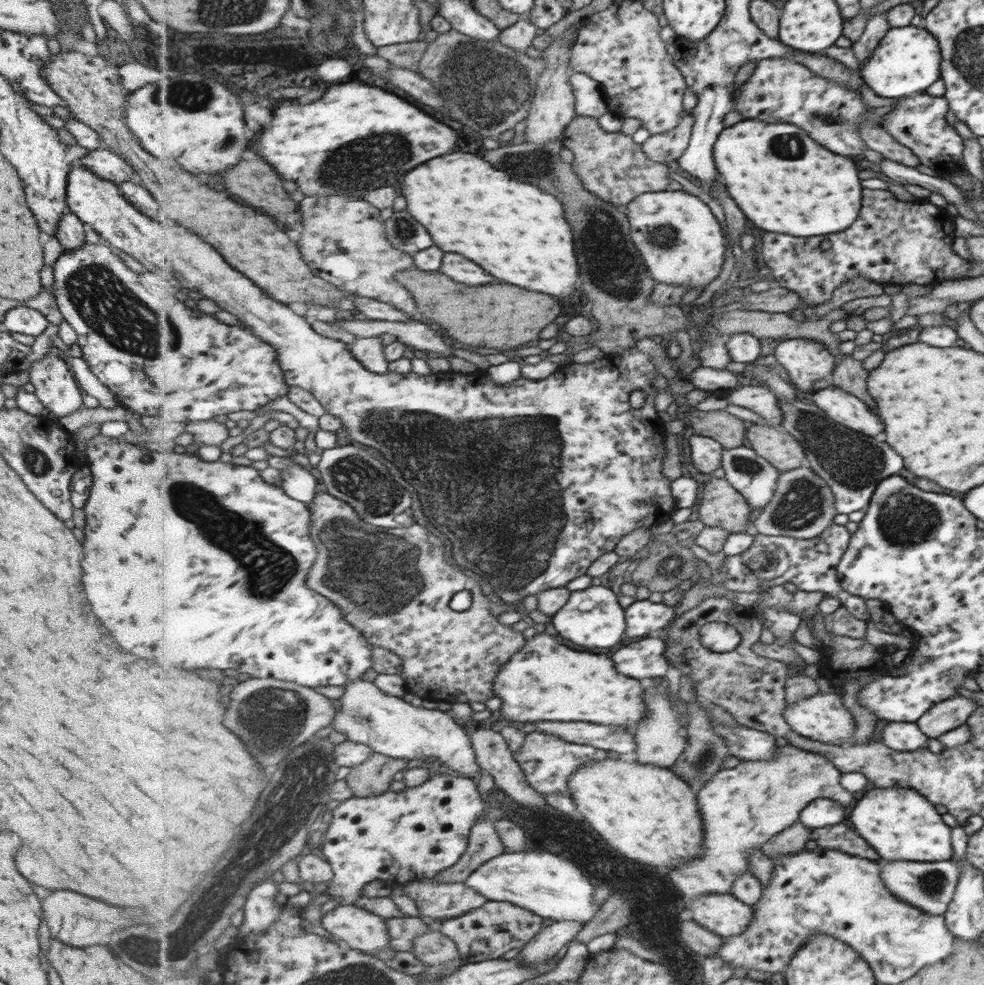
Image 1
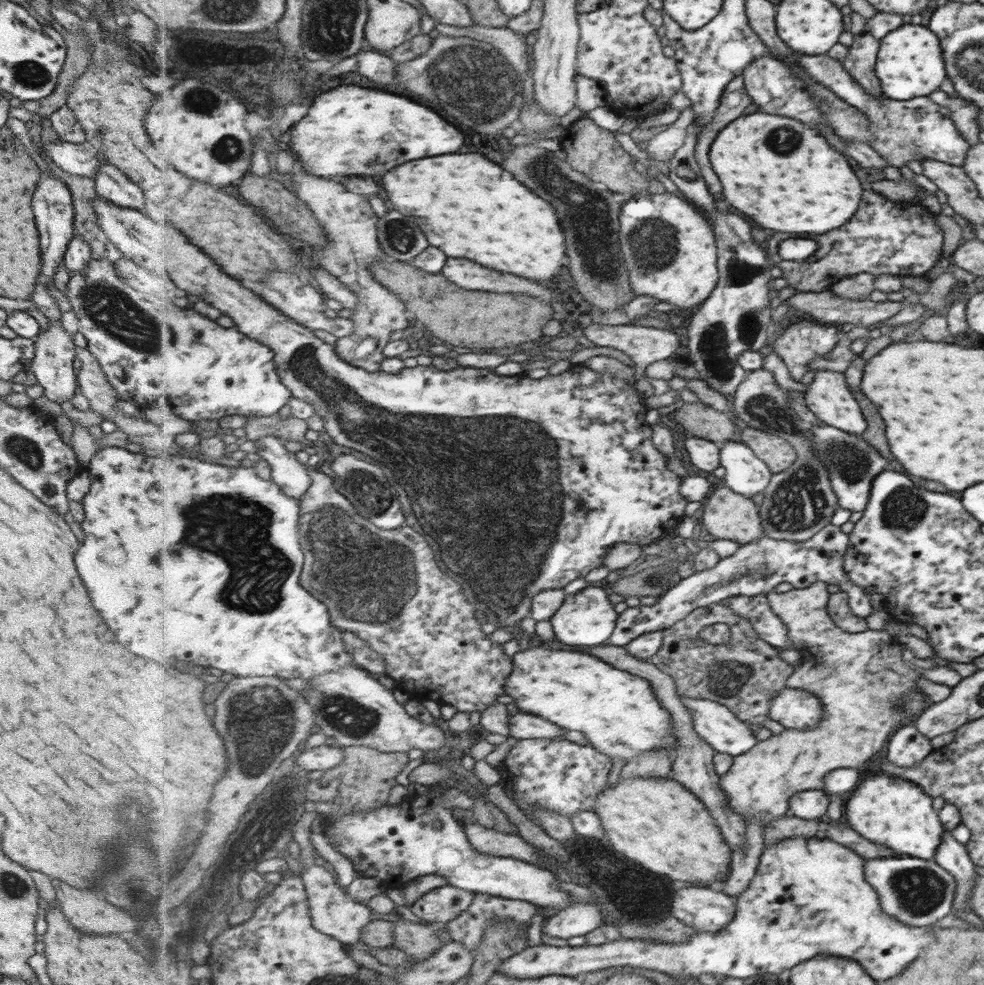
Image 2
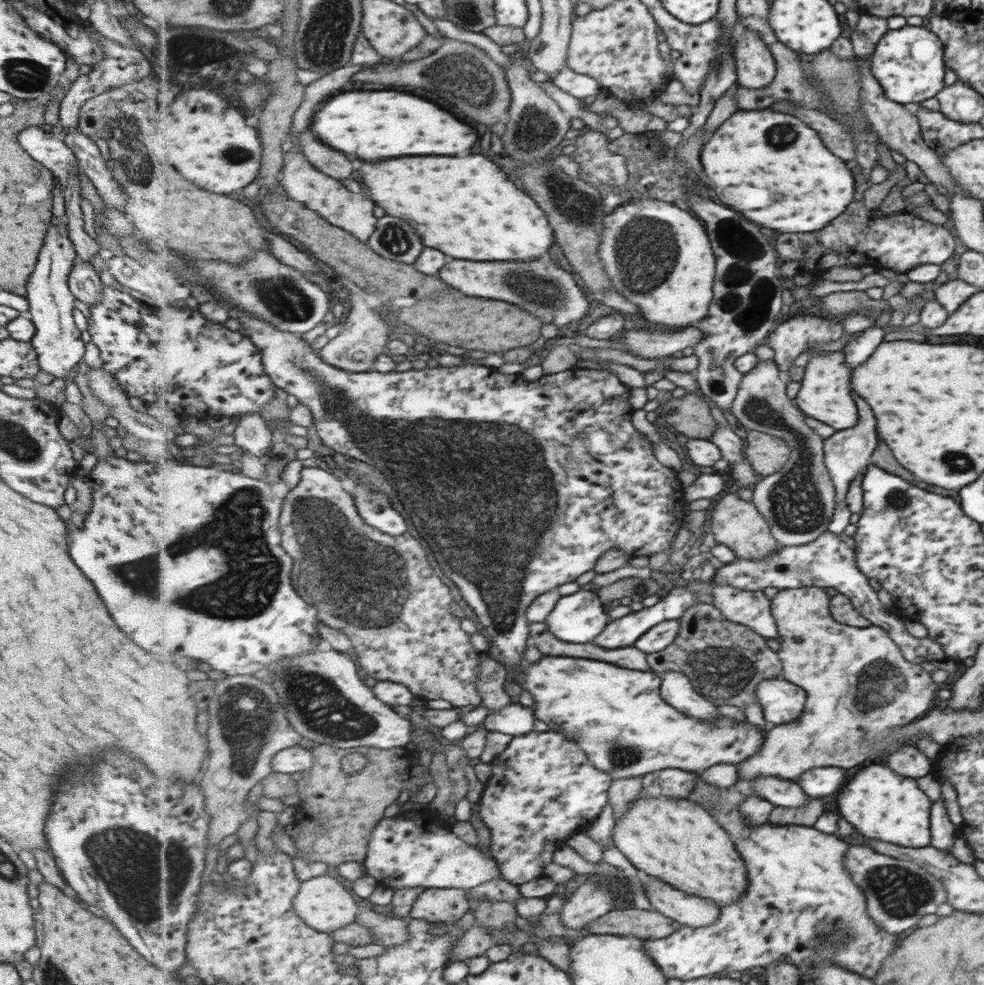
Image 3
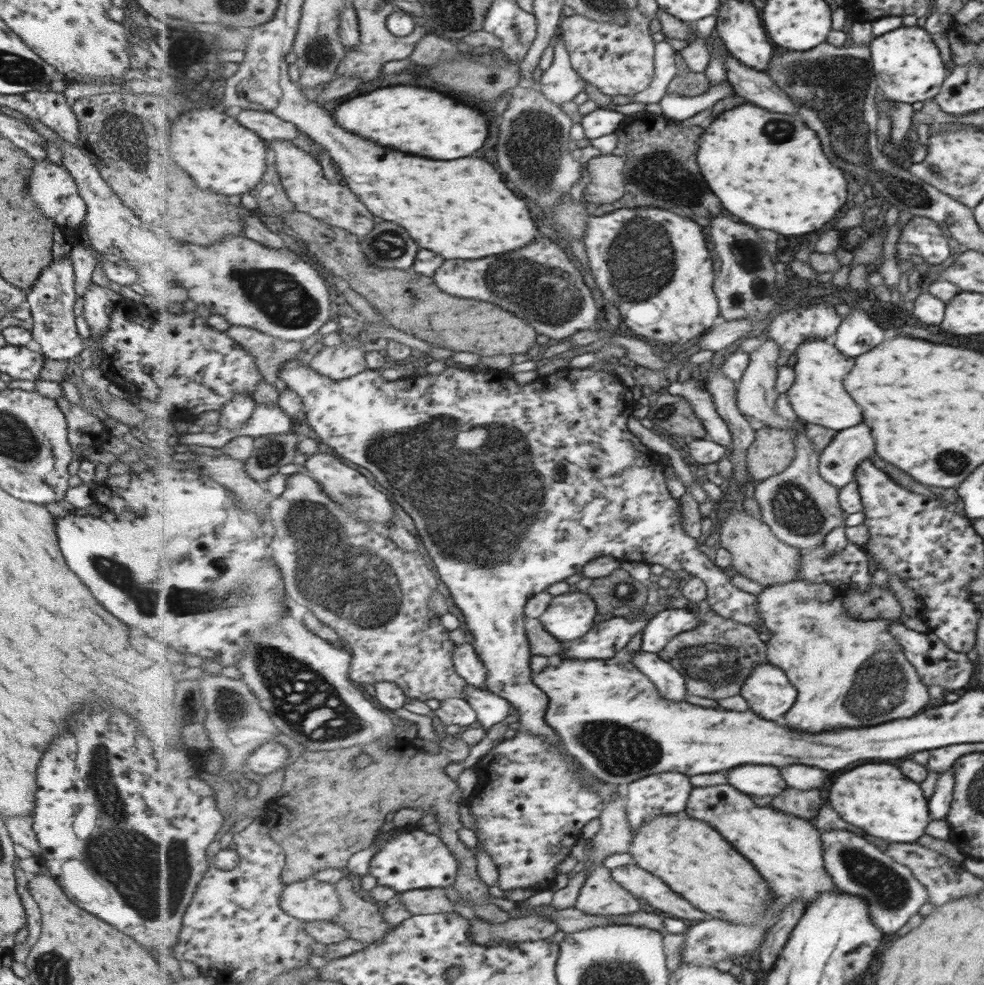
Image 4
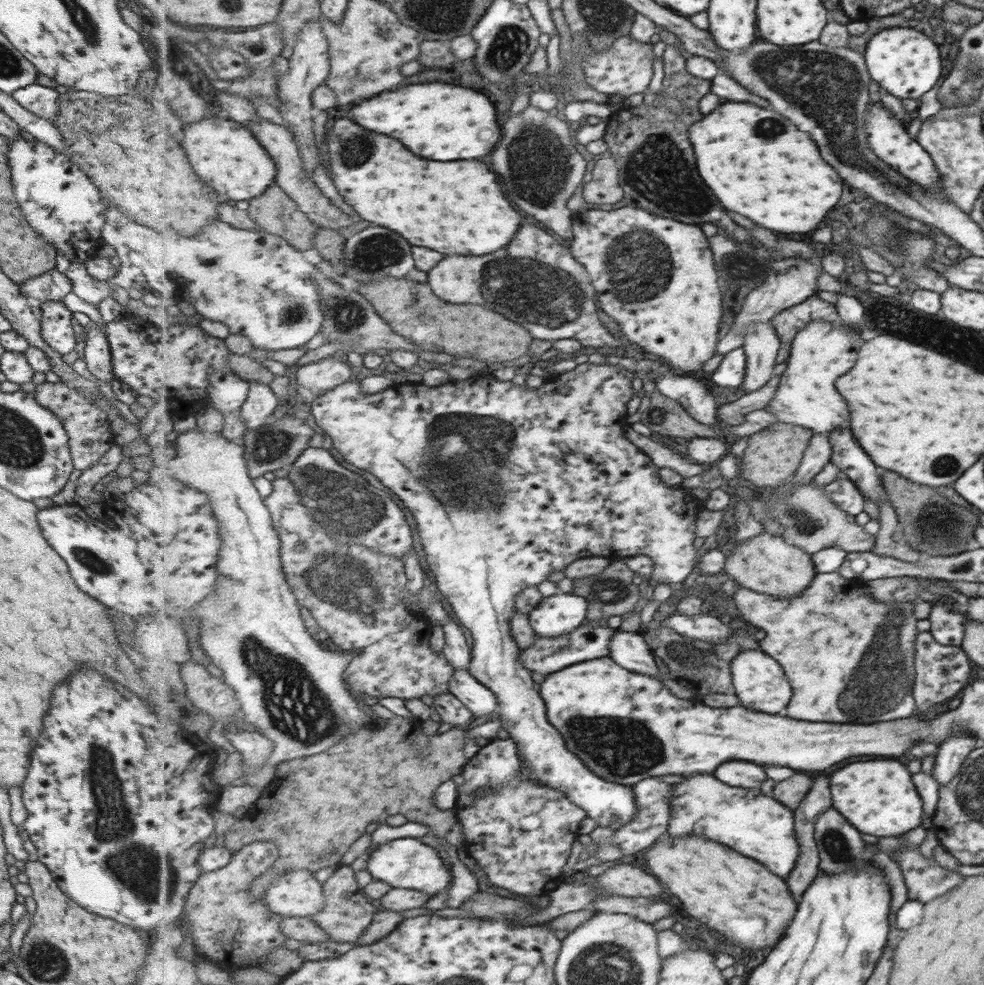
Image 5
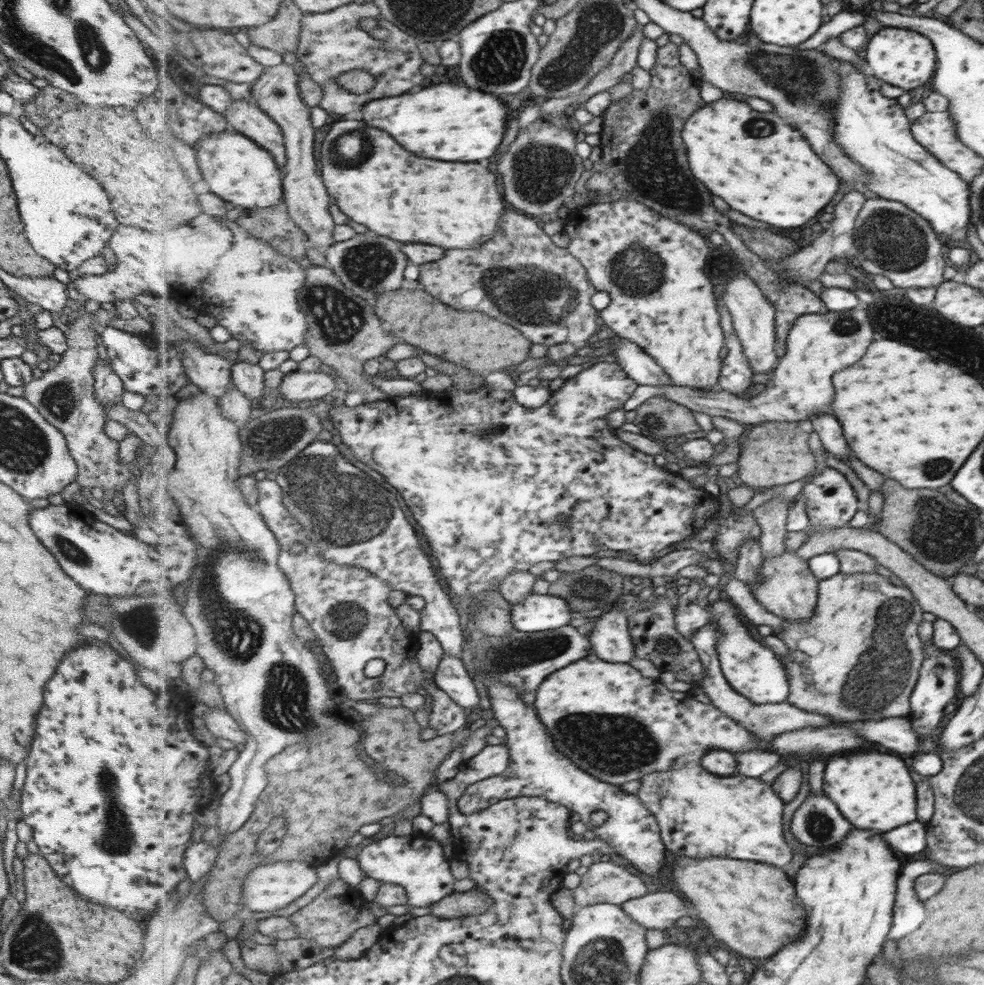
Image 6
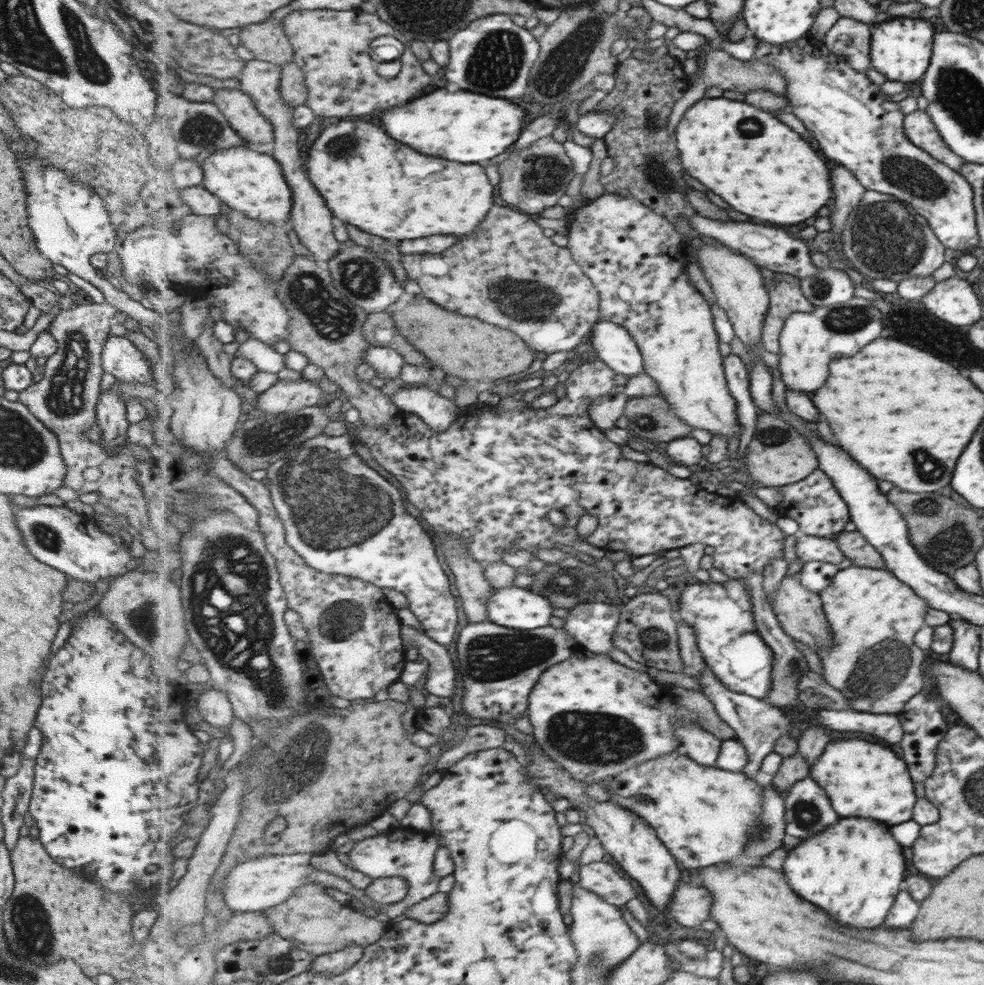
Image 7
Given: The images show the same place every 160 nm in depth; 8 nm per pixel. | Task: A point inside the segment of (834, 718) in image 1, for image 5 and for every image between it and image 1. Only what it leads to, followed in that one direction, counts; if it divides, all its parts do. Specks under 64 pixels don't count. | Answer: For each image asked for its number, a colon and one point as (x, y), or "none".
2: (793, 708)
3: (782, 702)
4: (768, 691)
5: (760, 682)

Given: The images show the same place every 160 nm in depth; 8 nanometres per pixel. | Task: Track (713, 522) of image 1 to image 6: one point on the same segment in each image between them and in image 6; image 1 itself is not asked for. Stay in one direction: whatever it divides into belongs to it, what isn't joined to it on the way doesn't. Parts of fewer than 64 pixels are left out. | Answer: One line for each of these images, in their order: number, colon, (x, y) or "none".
2: (729, 515)
3: (737, 523)
4: (757, 554)
5: (768, 564)
6: (788, 588)

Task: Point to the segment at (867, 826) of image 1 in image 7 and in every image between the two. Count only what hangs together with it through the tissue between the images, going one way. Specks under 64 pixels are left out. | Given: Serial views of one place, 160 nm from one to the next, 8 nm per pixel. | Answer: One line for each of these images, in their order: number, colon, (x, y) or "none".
2: (886, 810)
3: (878, 803)
4: (877, 798)
5: (877, 796)
6: (875, 791)
7: (863, 779)

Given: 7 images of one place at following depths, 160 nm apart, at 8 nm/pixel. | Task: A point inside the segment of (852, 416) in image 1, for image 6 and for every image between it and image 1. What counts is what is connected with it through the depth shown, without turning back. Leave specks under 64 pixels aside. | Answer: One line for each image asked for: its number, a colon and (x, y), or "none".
2: (826, 396)
3: (824, 394)
4: (817, 397)
5: (823, 351)
6: (819, 344)

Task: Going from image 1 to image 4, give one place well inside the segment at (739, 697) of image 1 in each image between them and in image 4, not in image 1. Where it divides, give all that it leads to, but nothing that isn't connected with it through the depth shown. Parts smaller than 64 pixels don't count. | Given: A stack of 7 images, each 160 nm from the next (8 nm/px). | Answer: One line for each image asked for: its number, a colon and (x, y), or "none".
2: (745, 674)
3: (726, 661)
4: (717, 657)

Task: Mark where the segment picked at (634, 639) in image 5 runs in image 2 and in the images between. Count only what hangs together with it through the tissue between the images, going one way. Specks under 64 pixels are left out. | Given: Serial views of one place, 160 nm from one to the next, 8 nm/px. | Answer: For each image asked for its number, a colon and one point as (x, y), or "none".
2: (718, 725)
3: (677, 688)
4: (670, 682)

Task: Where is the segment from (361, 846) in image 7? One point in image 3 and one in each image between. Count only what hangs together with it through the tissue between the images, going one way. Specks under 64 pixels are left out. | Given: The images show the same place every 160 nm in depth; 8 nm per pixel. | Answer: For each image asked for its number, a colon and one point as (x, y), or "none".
3: (400, 855)
4: (407, 861)
5: (407, 863)
6: (419, 863)

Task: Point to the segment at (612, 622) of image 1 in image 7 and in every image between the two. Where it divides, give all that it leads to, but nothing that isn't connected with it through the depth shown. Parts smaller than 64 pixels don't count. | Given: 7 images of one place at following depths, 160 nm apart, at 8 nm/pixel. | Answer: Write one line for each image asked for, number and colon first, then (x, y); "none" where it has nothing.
2: (588, 618)
3: (579, 618)
4: (570, 616)
5: (561, 614)
6: (536, 613)
7: (513, 607)

